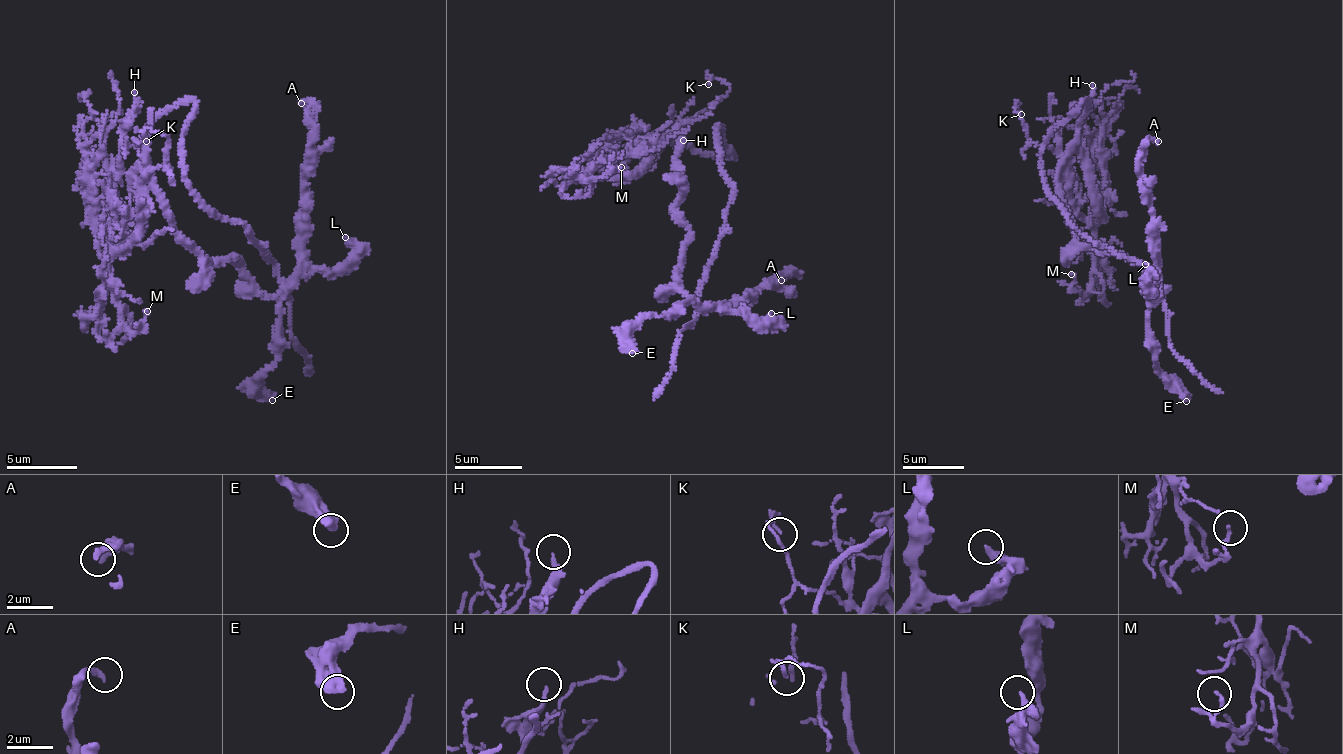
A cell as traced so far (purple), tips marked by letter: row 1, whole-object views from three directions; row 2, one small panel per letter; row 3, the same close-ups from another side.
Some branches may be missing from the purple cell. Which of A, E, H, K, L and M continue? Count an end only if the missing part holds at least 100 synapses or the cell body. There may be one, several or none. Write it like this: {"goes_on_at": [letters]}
{"goes_on_at": []}

